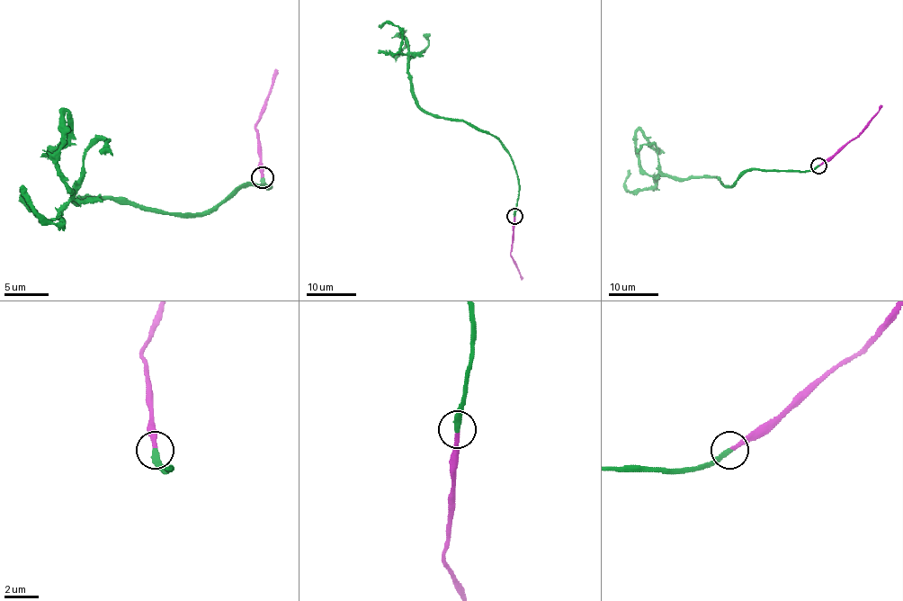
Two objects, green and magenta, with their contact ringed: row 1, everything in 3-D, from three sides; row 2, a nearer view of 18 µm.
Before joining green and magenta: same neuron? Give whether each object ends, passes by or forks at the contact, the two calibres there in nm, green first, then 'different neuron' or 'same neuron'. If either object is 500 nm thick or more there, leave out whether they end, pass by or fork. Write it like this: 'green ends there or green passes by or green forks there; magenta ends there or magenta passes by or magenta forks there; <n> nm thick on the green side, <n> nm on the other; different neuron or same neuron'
green ends there; magenta ends there; 320 nm thick on the green side, 220 nm on the other; same neuron

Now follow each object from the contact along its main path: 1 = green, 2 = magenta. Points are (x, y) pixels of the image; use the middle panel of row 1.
1: (514, 216), (518, 176), (508, 150), (495, 137), (419, 106), (402, 33), (406, 45), (389, 55)
2: (514, 216), (511, 255), (522, 278)

